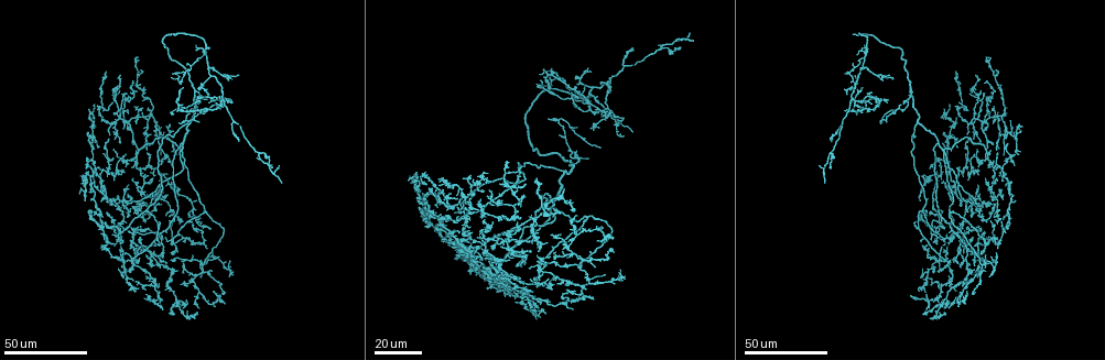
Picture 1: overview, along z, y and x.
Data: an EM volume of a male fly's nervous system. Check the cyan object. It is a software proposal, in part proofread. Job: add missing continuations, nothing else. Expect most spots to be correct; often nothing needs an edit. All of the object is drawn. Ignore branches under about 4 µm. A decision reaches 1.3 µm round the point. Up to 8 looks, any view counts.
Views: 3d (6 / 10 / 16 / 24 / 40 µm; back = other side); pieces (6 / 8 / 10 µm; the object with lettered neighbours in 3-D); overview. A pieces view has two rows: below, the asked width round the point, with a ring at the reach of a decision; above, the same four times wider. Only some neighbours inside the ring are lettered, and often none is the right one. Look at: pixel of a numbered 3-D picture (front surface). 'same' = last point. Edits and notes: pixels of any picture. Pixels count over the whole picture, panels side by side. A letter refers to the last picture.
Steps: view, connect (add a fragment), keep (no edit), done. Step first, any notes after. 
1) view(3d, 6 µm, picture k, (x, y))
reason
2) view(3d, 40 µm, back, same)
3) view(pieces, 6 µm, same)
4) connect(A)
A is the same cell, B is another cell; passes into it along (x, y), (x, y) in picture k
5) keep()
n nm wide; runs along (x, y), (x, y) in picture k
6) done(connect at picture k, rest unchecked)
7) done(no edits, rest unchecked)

view(3d, 24 µm, picture 1, (130, 188))
branch stops here

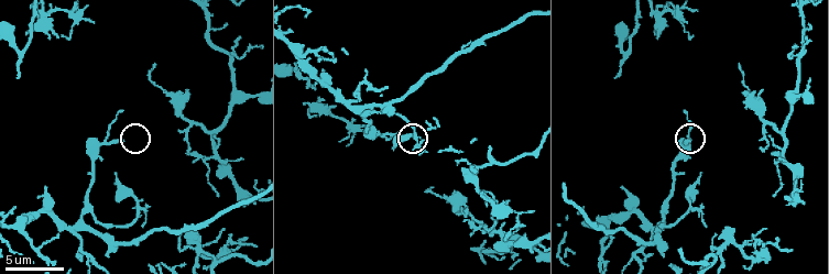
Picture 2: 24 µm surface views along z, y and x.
view(pieces, 8 µm, picture 2, (689, 141))
what lies round it

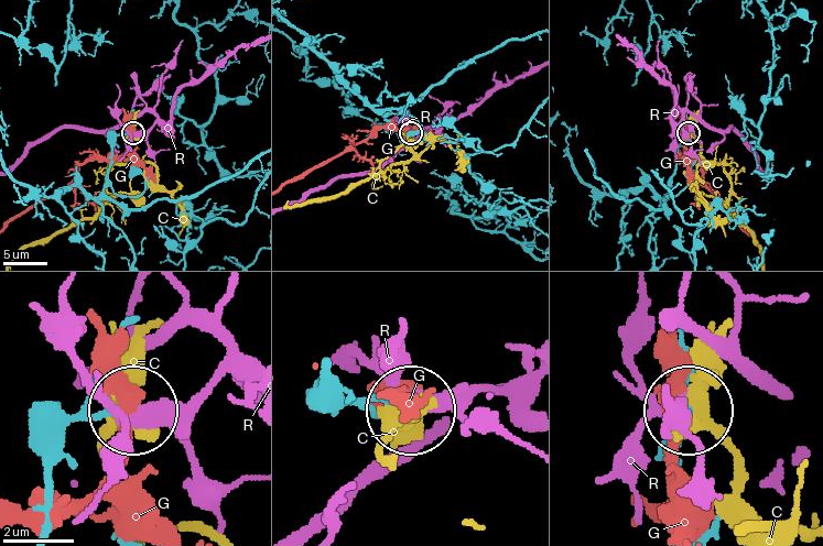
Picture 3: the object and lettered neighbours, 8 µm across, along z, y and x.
keep()
C, G and R are other cells; no lettered fragment goes on from it

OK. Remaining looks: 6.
view(3d, 24 µm, picture 1, (539, 81))
free end

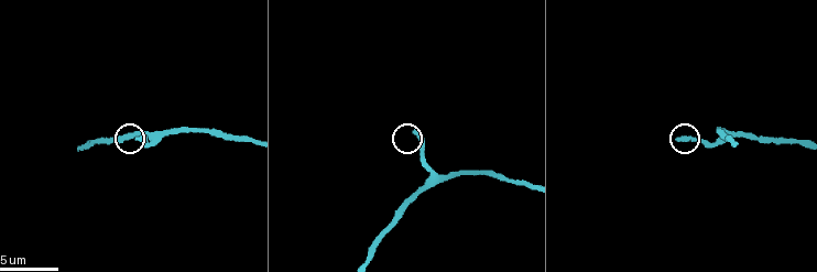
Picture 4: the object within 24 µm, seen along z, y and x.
view(pieces, 6 µm, picture 4, (135, 140))
see the neighbours

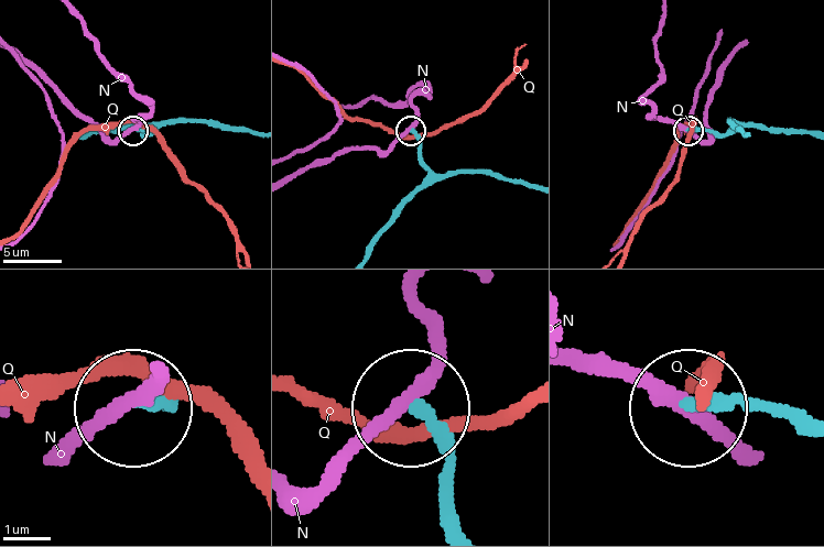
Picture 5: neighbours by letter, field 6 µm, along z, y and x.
keep()
N and Q are other cells; none of them fits

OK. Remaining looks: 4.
view(3d, 24 µm, picture 1, (598, 147))
end of a long branch

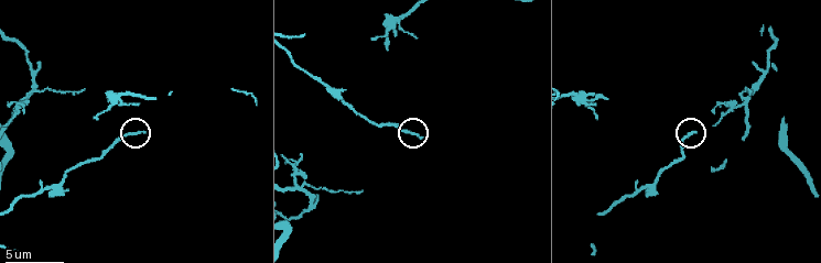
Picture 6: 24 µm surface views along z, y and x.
view(pieces, 6 µm, picture 6, (143, 130))

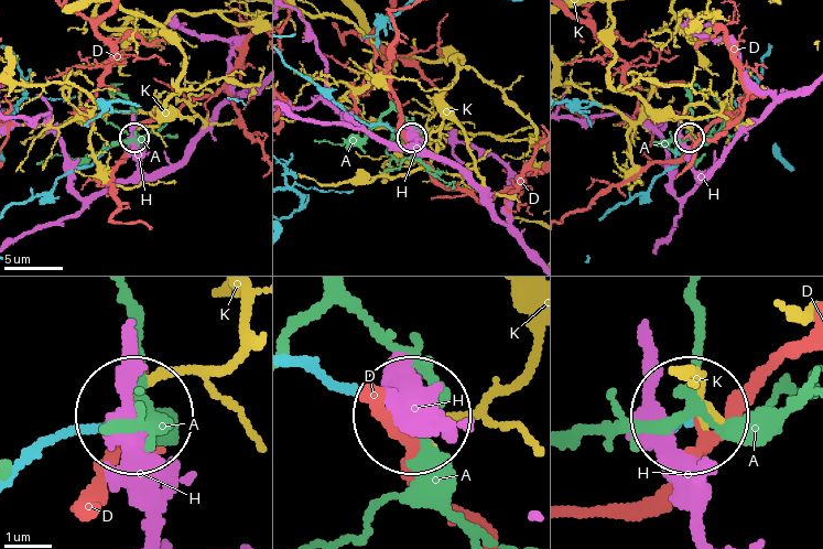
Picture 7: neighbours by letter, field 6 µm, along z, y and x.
keep()
A, D, H and K are other cells; none of them fits

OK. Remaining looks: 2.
view(3d, 40 µm, picture 1, (209, 227))
long arm stops here

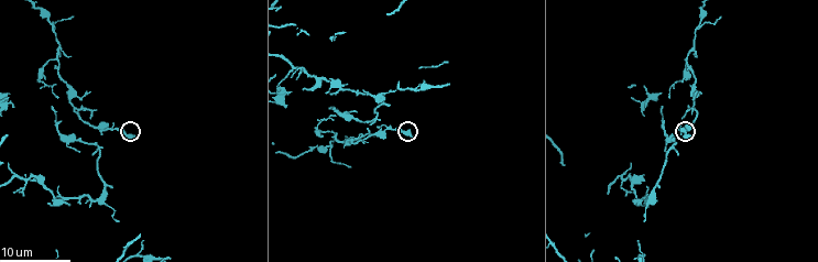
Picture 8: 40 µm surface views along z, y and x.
view(pieces, 10 µm, picture 8, (410, 135))

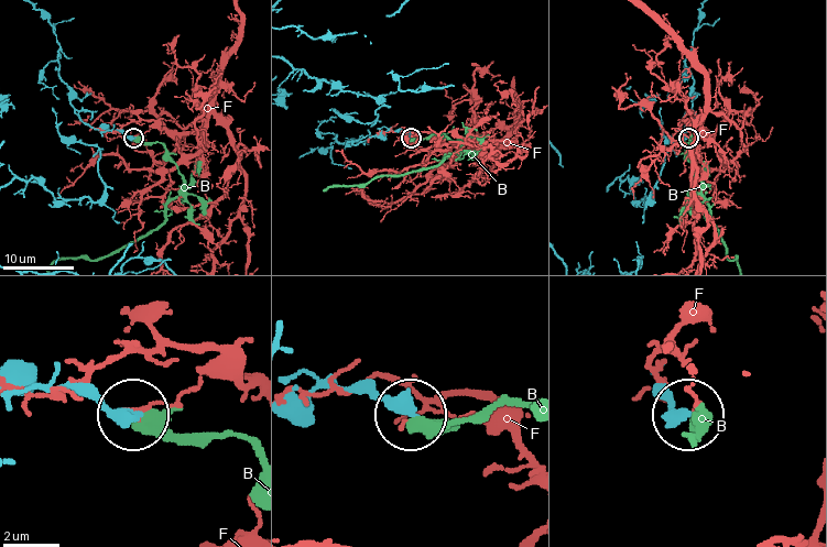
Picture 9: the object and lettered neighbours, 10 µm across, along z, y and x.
keep()
B and F are other cells; runs along (13, 379), (84, 386), (131, 412) in picture 9; none of them fits

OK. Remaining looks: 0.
done(no edits, rest unchecked)

